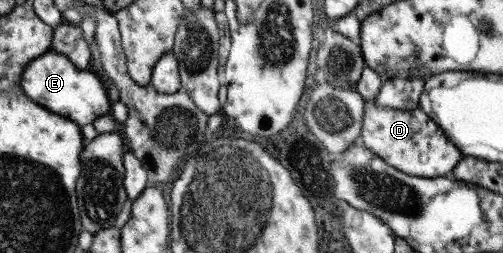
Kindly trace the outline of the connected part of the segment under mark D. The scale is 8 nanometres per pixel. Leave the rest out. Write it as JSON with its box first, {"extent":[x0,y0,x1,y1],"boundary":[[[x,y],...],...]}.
{"extent":[360,102,462,177],"boundary":[[[366,102],[360,138],[364,146],[383,158],[387,165],[415,177],[449,176],[462,153],[447,139],[439,126],[421,108],[391,109]]]}

